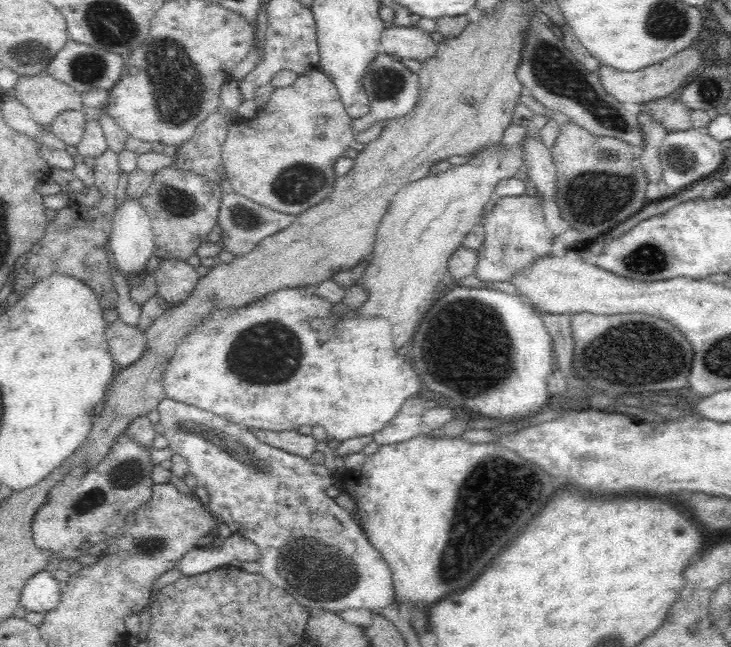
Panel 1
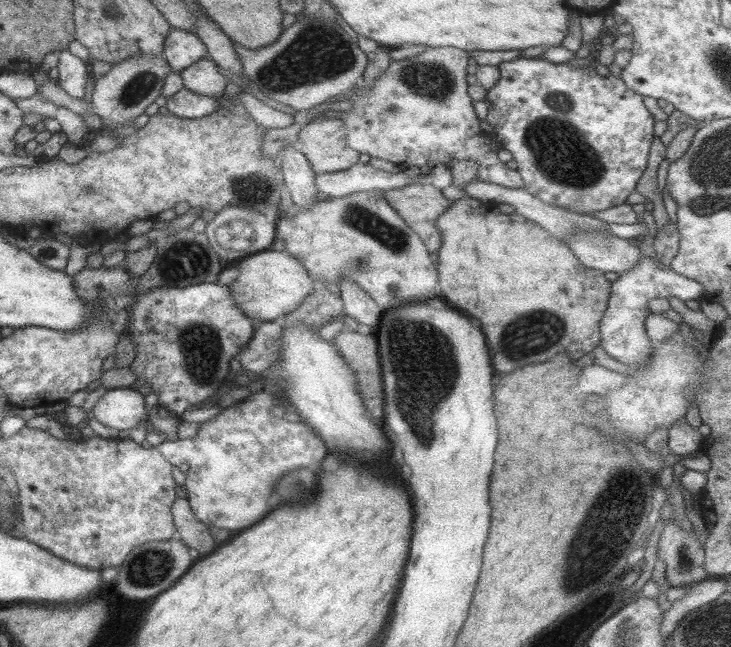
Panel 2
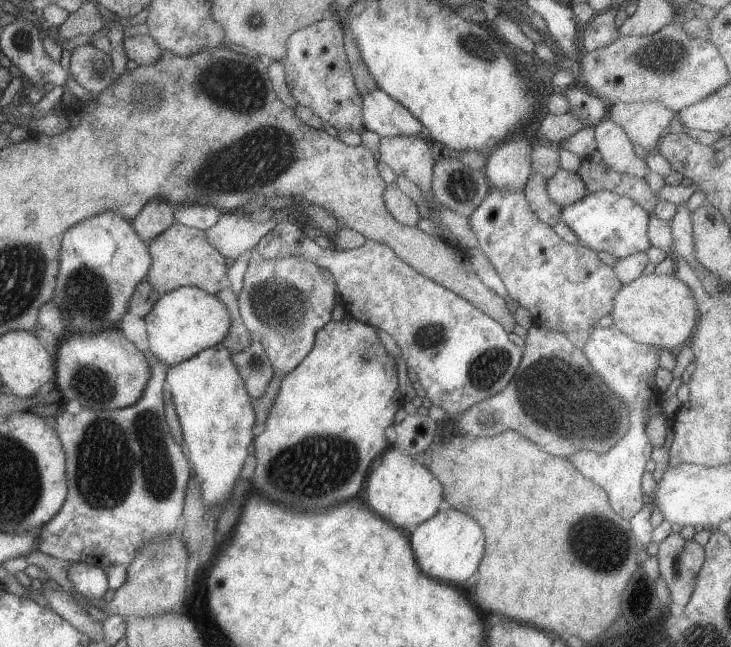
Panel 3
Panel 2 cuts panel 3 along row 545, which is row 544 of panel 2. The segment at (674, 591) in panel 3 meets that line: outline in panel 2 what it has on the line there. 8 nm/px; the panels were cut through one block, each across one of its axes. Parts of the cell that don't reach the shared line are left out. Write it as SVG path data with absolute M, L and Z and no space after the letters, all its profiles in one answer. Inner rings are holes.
M673 518L663 528L657 558L665 562L665 580L673 588L711 578L705 572L705 550L697 544L695 532L687 534Z

